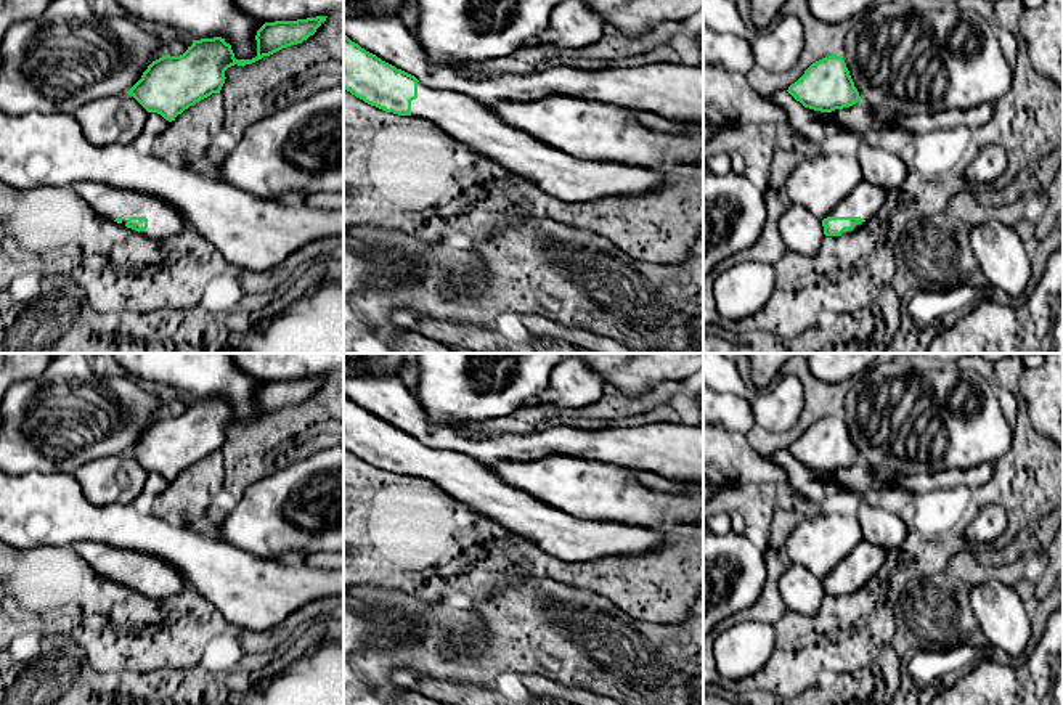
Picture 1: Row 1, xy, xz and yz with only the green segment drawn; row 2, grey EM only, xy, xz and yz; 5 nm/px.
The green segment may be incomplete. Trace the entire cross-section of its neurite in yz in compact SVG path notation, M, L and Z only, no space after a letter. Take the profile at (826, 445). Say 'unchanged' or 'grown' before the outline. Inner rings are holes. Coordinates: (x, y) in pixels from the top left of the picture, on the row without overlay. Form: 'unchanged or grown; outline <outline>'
unchanged; outline M829 414L813 422L787 450L804 467L832 472L861 461L843 416Z

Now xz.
grown; outline M344 393L344 448L385 472L429 480L479 517L488 517L501 528L535 543L541 551L567 564L589 562L607 556L642 556L666 540L665 527L605 524L578 519L559 511L525 491L519 491L491 472L485 464L442 448L432 448L414 435L397 429L366 411Z

